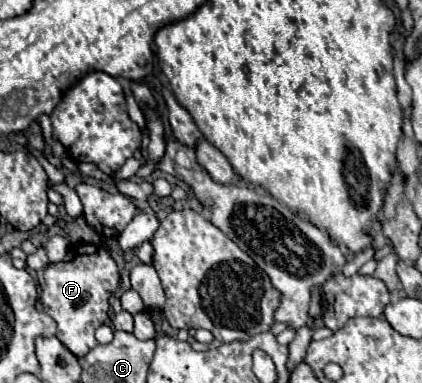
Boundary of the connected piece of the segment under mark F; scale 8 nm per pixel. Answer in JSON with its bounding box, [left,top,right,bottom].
[39,244,121,360]

